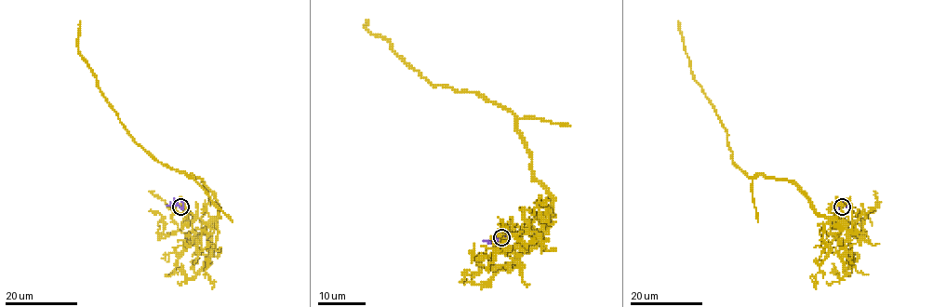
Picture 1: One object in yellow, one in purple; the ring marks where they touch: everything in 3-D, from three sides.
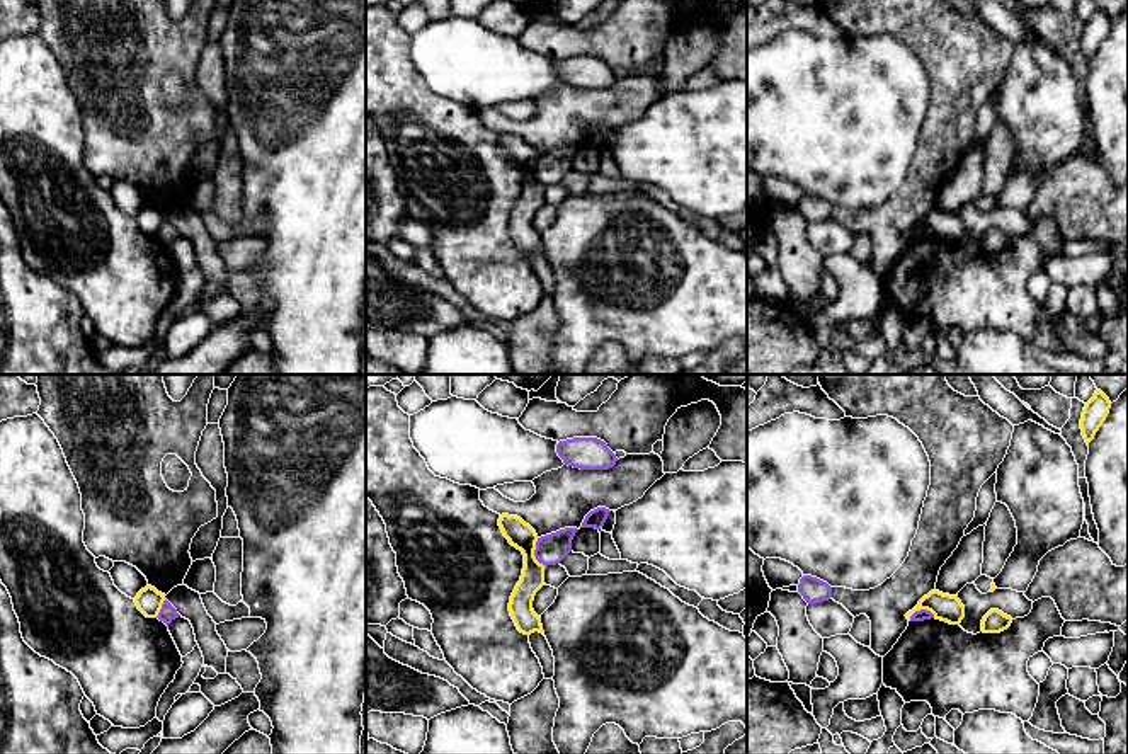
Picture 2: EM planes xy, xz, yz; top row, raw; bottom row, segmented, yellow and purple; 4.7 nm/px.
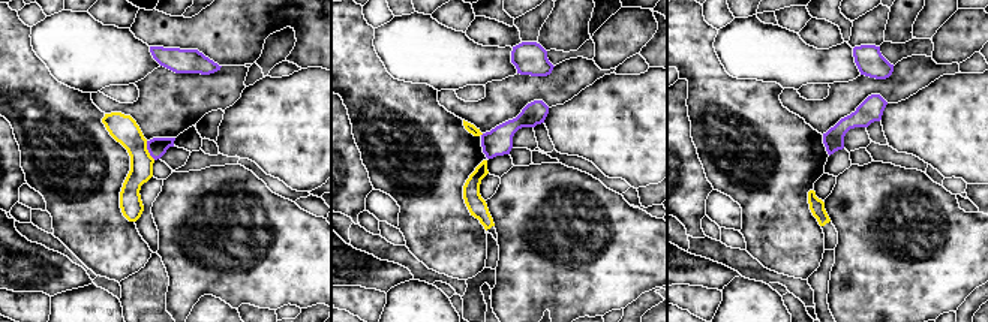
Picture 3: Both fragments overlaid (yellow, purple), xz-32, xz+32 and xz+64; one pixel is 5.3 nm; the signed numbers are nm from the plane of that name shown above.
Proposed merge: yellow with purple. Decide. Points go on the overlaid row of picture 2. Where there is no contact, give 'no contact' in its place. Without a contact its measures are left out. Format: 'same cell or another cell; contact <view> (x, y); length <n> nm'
another cell; contact xz (533, 554); length 150 nm

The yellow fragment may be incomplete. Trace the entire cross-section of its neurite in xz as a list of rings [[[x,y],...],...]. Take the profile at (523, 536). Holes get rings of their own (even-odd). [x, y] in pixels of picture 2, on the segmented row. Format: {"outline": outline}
{"outline": [[[502,514],[498,526],[509,543],[521,550],[524,555],[522,575],[509,603],[510,616],[521,633],[531,635],[539,631],[544,635],[541,616],[538,616],[533,609],[534,596],[544,585],[546,568],[534,557],[538,534],[517,516]]]}

